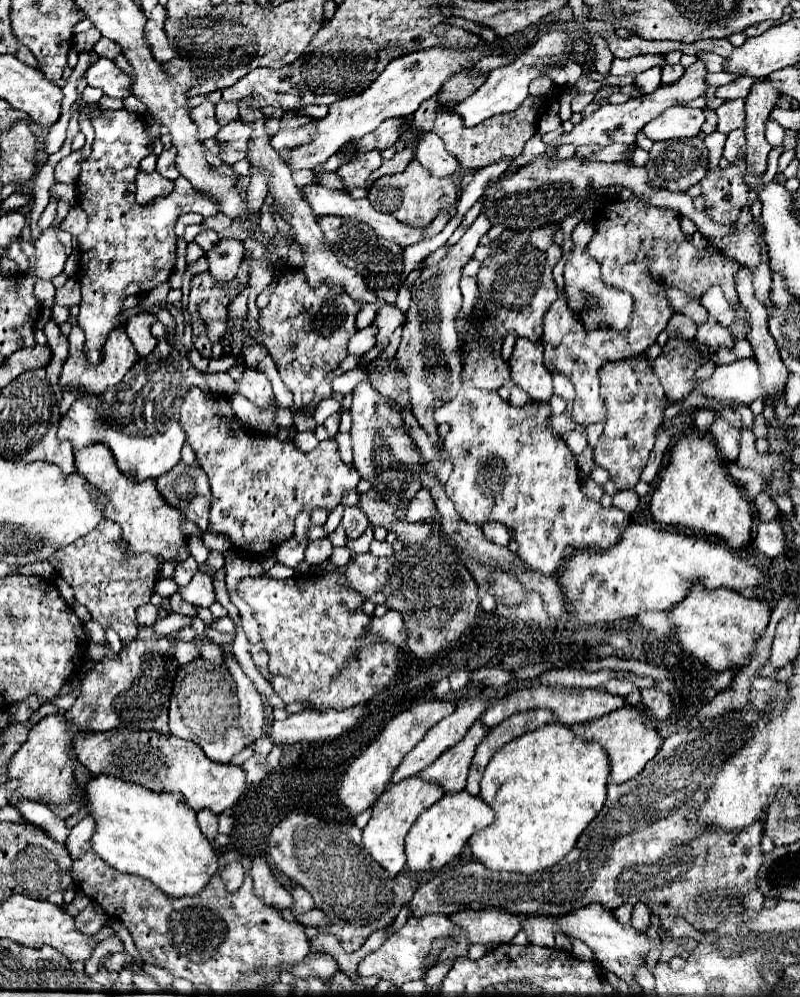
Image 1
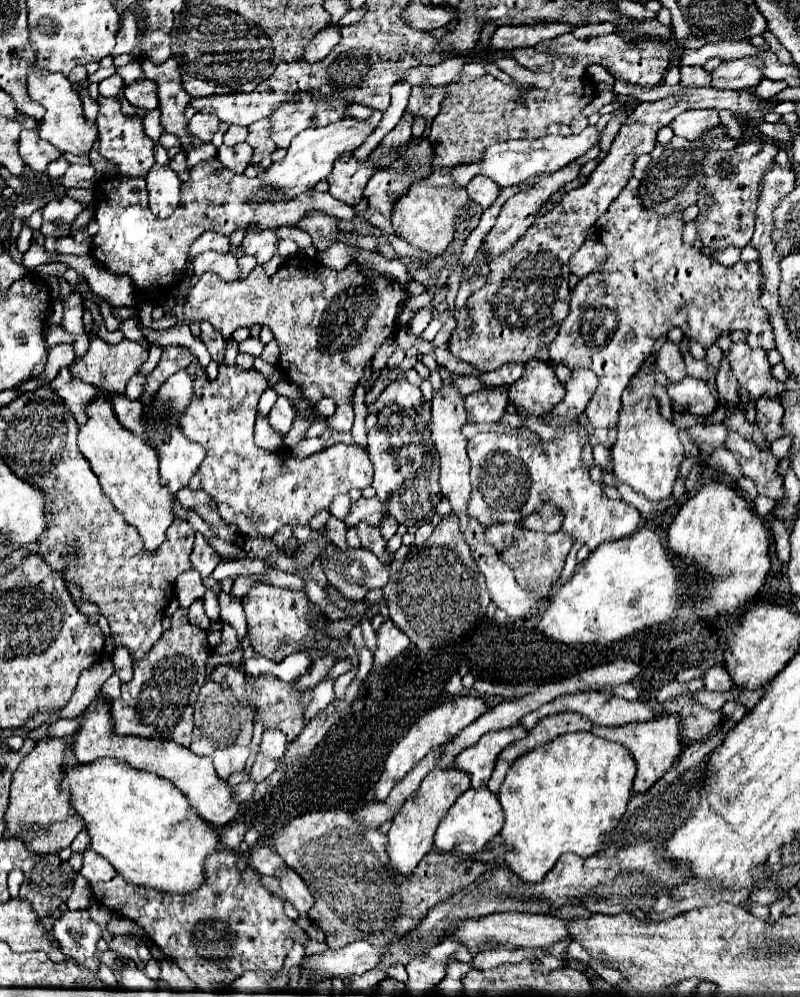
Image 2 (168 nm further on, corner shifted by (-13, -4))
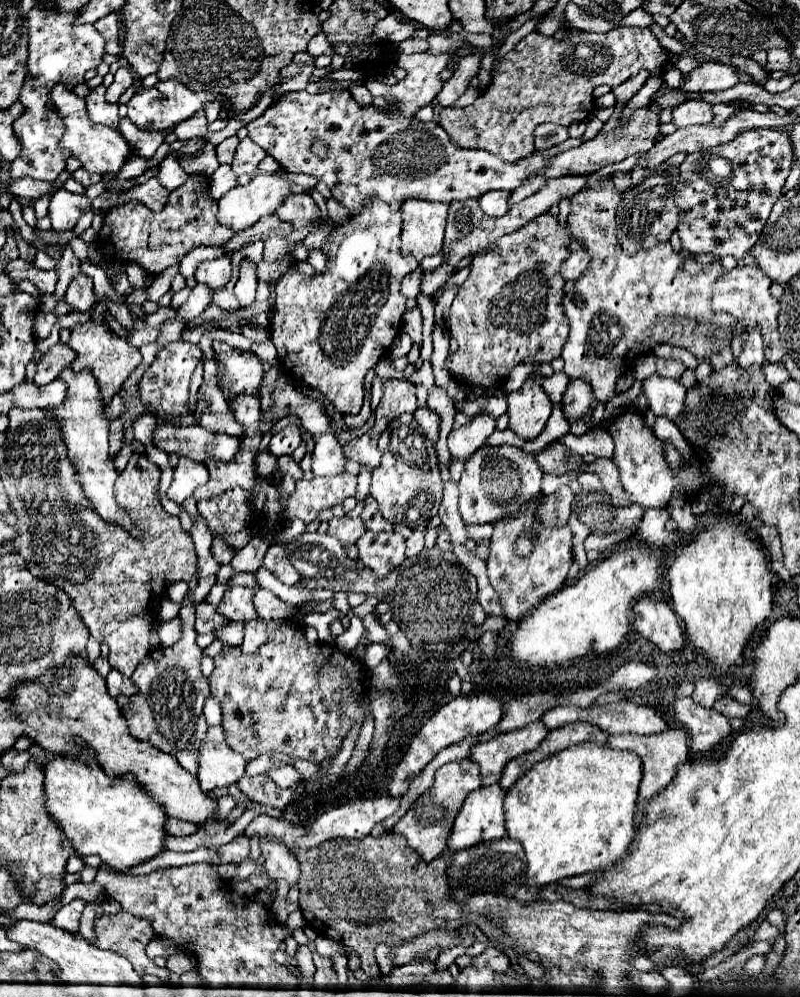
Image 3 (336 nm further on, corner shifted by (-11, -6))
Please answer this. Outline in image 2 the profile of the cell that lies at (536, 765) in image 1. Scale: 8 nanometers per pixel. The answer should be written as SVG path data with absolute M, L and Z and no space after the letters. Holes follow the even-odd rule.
M567 733L523 755L513 763L499 791L499 801L505 811L501 837L513 849L505 857L507 865L523 881L537 883L547 875L547 871L551 871L563 853L575 853L581 857L595 855L595 851L603 849L607 835L611 835L611 831L619 825L627 809L633 795L635 771L635 759L623 745L595 737L593 733Z

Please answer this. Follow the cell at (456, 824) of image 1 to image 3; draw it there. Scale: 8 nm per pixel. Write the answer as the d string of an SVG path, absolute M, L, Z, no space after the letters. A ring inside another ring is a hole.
M499 783L489 785L489 787L479 787L467 795L463 801L463 807L459 809L453 829L447 837L447 849L451 853L469 849L481 841L491 841L491 839L501 839L505 835L505 817L503 817L503 797L505 791L501 791Z

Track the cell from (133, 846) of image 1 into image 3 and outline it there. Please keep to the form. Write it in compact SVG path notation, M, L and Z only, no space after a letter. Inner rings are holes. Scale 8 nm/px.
M87 749L79 759L57 757L45 765L47 811L61 825L79 855L99 855L111 869L127 871L151 861L165 849L167 815L163 807L135 781L131 773L109 777L89 757Z

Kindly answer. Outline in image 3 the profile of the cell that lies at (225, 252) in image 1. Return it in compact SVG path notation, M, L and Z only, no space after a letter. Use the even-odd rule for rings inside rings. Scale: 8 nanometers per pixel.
M219 257L215 261L205 261L205 265L201 265L201 269L197 269L195 279L197 283L205 283L211 289L221 289L229 283L231 277L231 261L229 257Z

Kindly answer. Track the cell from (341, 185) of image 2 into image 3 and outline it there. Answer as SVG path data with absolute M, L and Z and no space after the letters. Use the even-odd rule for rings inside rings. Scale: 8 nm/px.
M341 89L315 95L295 91L281 95L257 121L247 125L247 131L289 173L309 173L317 181L323 181L331 189L333 199L349 209L349 215L357 215L365 197L371 195L401 205L405 197L451 203L479 197L491 189L513 191L553 161L553 155L549 157L539 151L517 163L505 163L489 151L459 149L451 145L439 123L405 121L403 117L391 117L387 109L389 105L383 109L373 105L359 107L351 93ZM313 137L321 137L329 145L325 161L309 157L309 141Z

